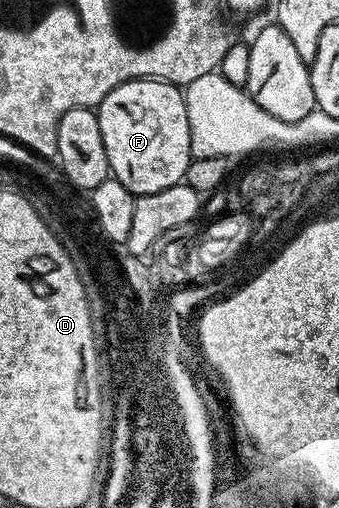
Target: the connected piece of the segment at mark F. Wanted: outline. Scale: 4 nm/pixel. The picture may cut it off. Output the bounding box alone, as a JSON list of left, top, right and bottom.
[96,81,190,195]

